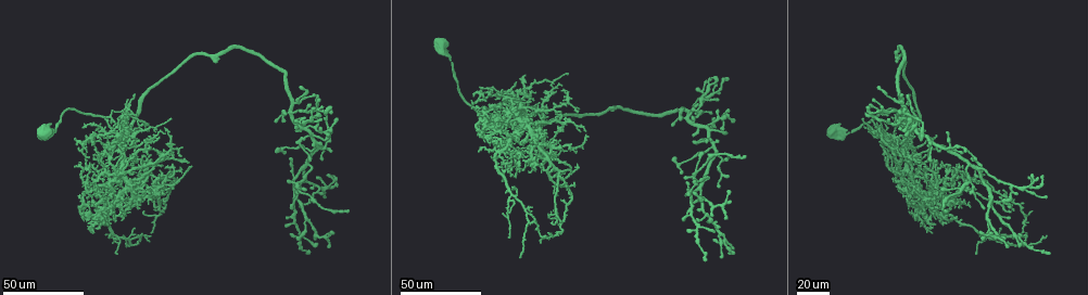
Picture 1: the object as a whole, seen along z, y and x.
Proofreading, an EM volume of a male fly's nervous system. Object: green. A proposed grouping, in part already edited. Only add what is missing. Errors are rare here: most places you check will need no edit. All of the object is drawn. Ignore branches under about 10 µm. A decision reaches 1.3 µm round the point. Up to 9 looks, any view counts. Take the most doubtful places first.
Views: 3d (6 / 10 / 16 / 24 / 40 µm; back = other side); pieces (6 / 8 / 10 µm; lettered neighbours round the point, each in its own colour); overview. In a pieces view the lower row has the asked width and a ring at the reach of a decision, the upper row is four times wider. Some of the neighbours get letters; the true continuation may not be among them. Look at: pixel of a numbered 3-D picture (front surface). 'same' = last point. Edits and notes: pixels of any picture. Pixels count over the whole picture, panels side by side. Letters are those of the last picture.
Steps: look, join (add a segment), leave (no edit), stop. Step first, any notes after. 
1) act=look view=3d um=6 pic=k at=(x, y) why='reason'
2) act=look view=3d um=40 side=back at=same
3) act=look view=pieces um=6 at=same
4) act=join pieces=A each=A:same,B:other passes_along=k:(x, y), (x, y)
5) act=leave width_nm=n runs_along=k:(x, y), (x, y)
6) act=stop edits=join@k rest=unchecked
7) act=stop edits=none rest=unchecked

act=look view=3d um=24 pic=1 at=(958, 182) why='tapers out'

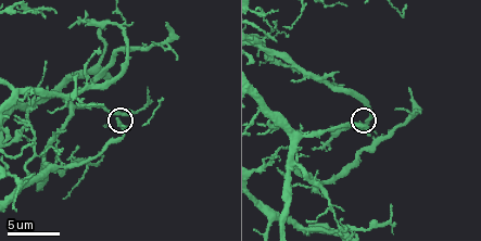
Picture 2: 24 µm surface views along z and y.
act=look view=pieces um=8 pic=2 at=(115, 117)

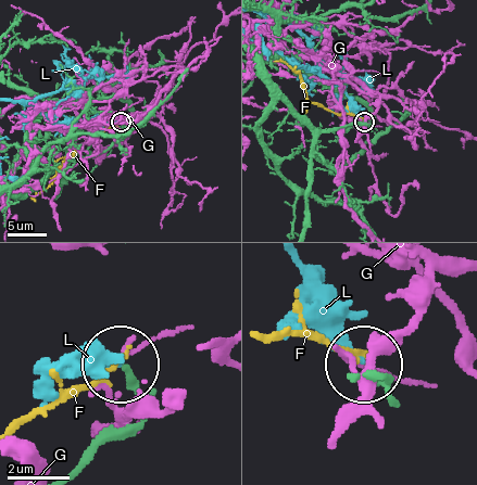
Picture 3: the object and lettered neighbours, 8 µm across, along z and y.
act=leave each=F:other,G:other,L:other found='no lettered segment goes on from it'

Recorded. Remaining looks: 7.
act=look view=3d um=24 pic=1 at=(934, 183) why='free end'

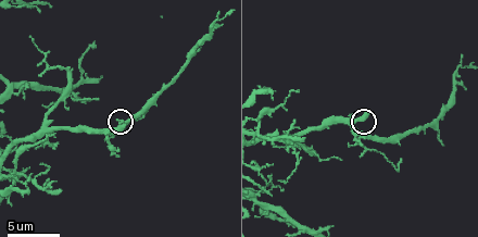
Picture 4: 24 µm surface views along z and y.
act=look view=pieces um=8 pic=4 at=(125, 125)

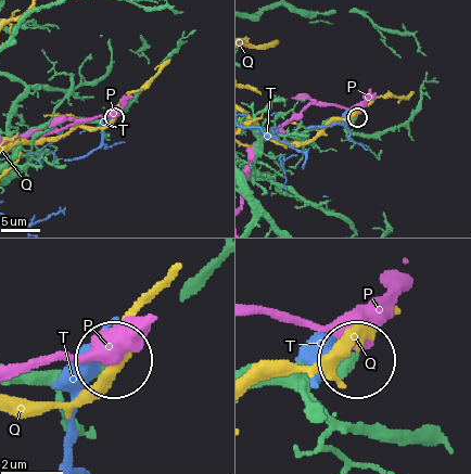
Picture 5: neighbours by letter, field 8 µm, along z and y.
act=leave each=P:other,Q:other,T:other found='none of them fits'

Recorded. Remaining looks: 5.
act=look view=3d um=40 pic=1 at=(148, 193) why='free end'

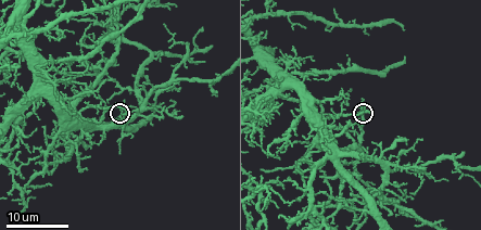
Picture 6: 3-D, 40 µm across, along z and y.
act=look view=pieces um=8 pic=6 at=(366, 113)

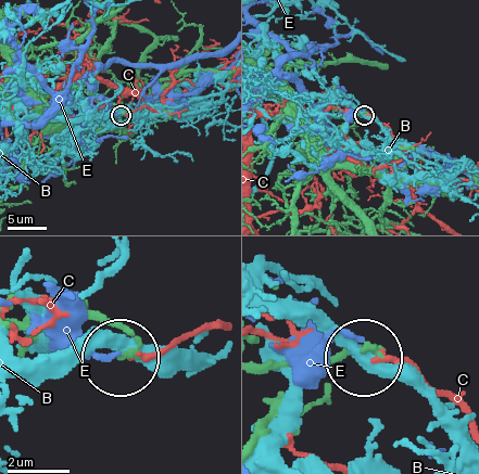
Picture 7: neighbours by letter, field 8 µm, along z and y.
act=leave each=B:other,C:other,E:other found='no lettered segment goes on from it'

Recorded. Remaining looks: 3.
act=look view=3d um=40 pic=1 at=(537, 227) why='branch stops here'

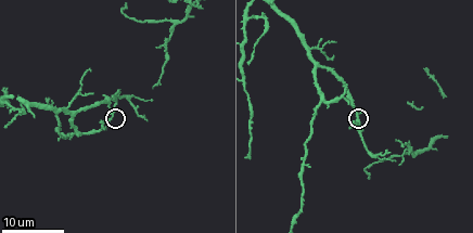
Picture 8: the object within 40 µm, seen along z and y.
act=look view=3d um=10 pic=8 at=(352, 123)

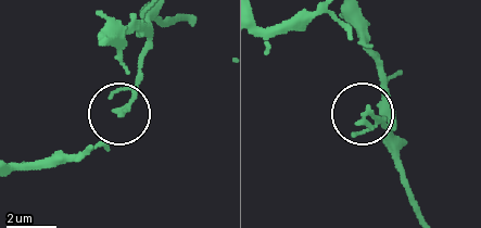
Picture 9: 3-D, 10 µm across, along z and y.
act=look view=pieces um=6 pic=9 at=(357, 123)

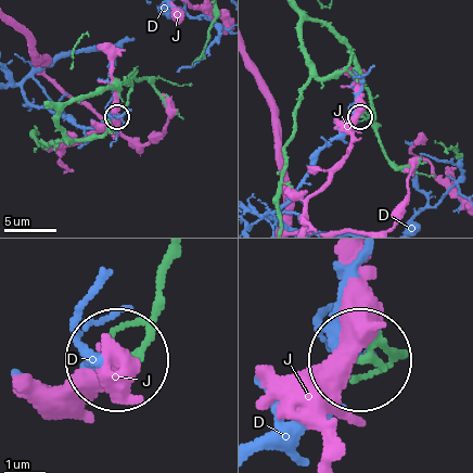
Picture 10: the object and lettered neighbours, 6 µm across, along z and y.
act=leave each=D:other,J:other found='none of them fits'

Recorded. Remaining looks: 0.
act=stop edits=none rest=unchecked

